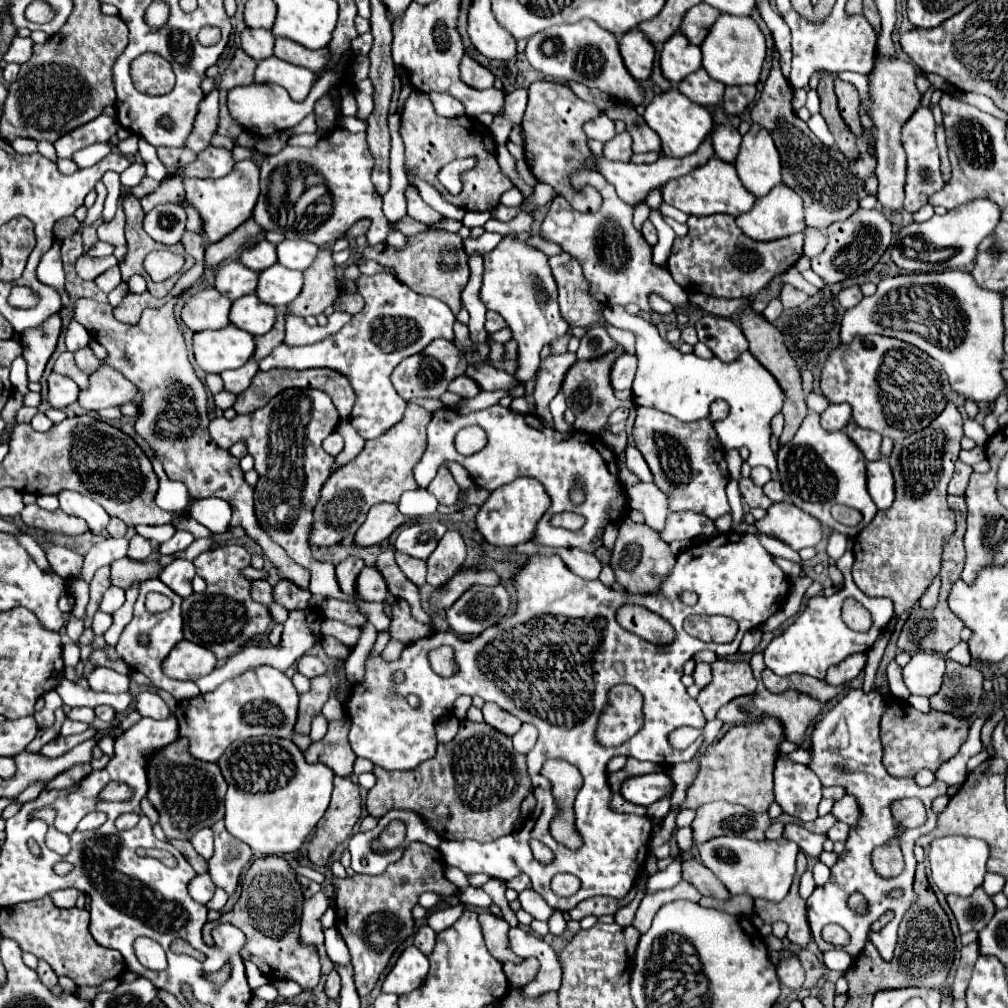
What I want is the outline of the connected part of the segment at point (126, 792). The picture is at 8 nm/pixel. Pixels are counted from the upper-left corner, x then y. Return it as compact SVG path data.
M111 782L103 792L101 792L103 800L129 800L131 798L131 788L127 784L119 784L119 782Z

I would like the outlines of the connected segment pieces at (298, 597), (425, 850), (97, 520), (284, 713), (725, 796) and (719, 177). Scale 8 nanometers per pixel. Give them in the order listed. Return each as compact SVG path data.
M281 578L273 590L275 590L275 600L279 604L283 604L287 610L307 608L307 604L311 600L311 592L309 590L303 590L299 586L295 586L287 578Z
M413 842L403 858L391 866L379 876L359 876L353 874L349 878L335 878L337 884L337 930L343 936L349 952L351 952L351 966L355 976L355 986L359 996L367 996L375 982L379 980L379 974L385 970L391 954L395 948L405 942L407 936L415 930L413 920L413 906L417 904L419 896L424 892L433 891L445 896L457 896L459 888L451 884L443 874L443 858L439 850Z
M65 490L63 494L59 494L59 502L61 502L61 510L65 514L71 514L71 516L77 516L77 518L83 518L89 526L91 532L103 532L109 524L109 514L91 498L85 498L83 494L79 492L71 492L71 490Z
M257 666L237 678L223 682L223 686L217 686L213 692L179 702L179 734L189 738L189 750L191 754L195 754L195 758L217 762L225 748L235 740L263 734L291 738L297 720L297 702L297 690L283 672L273 666Z
M761 718L751 724L733 726L717 744L711 744L701 758L701 770L687 790L687 798L681 808L697 810L707 802L727 800L741 804L755 812L767 812L773 798L773 766L777 760L777 746L785 738L783 728L775 718Z
M711 158L711 162L695 168L687 176L667 182L663 186L663 202L693 216L709 216L709 214L721 212L721 214L731 214L737 218L753 208L755 196L749 190L745 190L733 164L727 164L719 158Z

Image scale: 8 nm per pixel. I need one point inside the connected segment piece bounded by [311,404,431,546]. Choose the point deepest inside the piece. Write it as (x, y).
(384, 470)

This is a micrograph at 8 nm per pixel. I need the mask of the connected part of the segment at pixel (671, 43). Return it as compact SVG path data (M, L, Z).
M681 32L673 34L661 50L661 70L673 84L701 68L701 48L691 44Z

